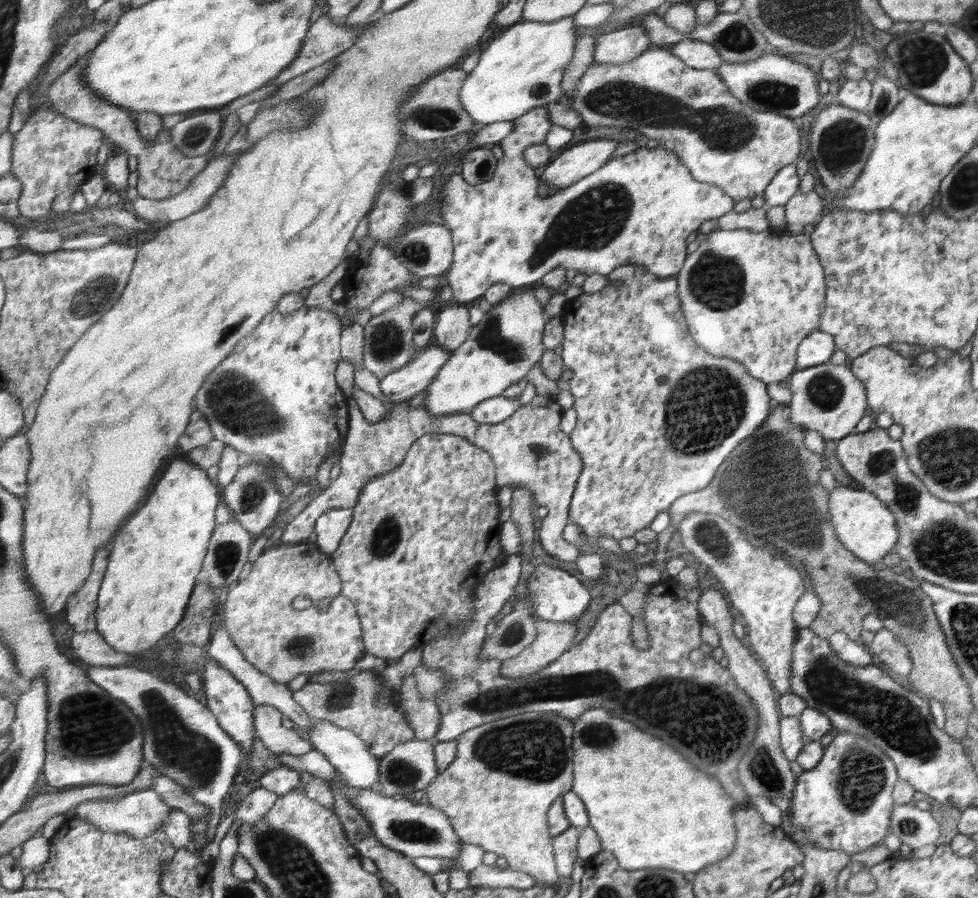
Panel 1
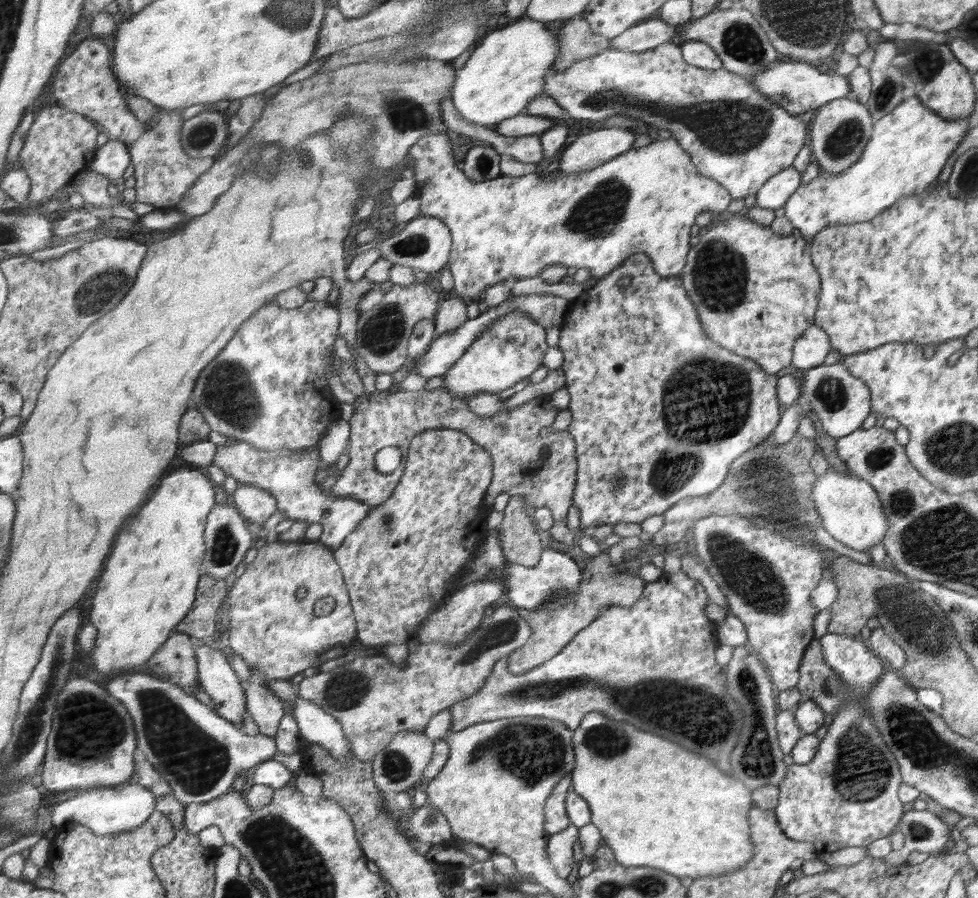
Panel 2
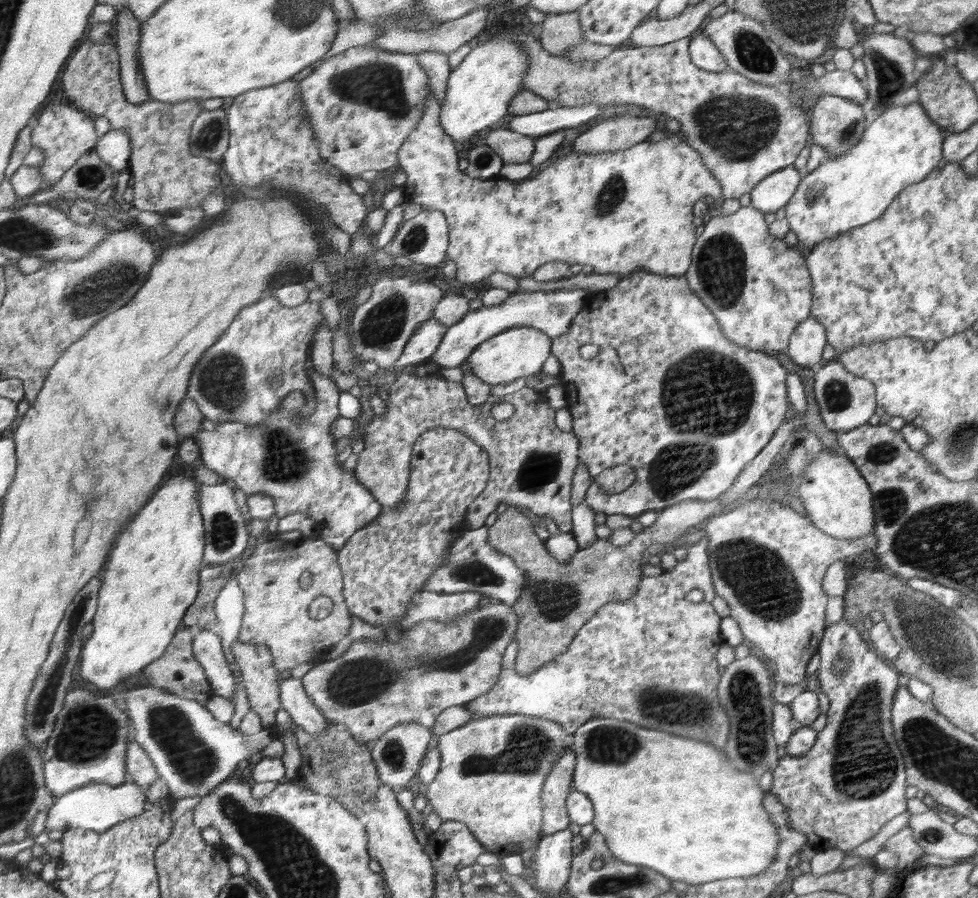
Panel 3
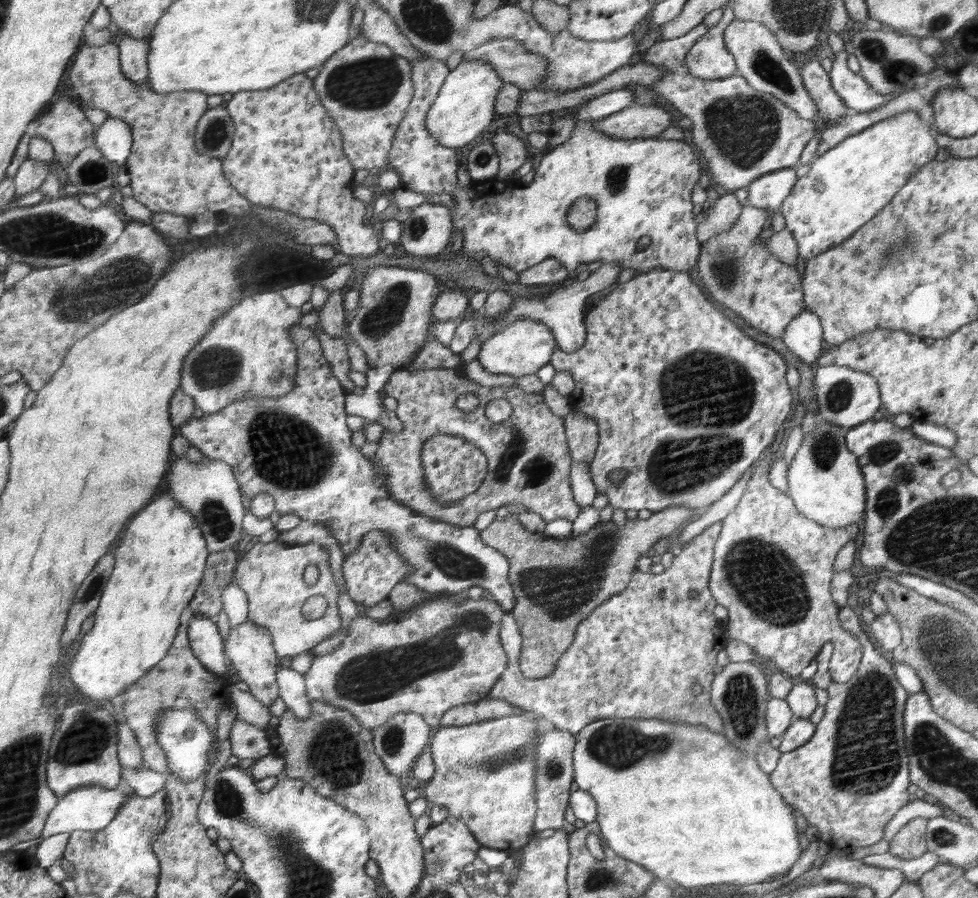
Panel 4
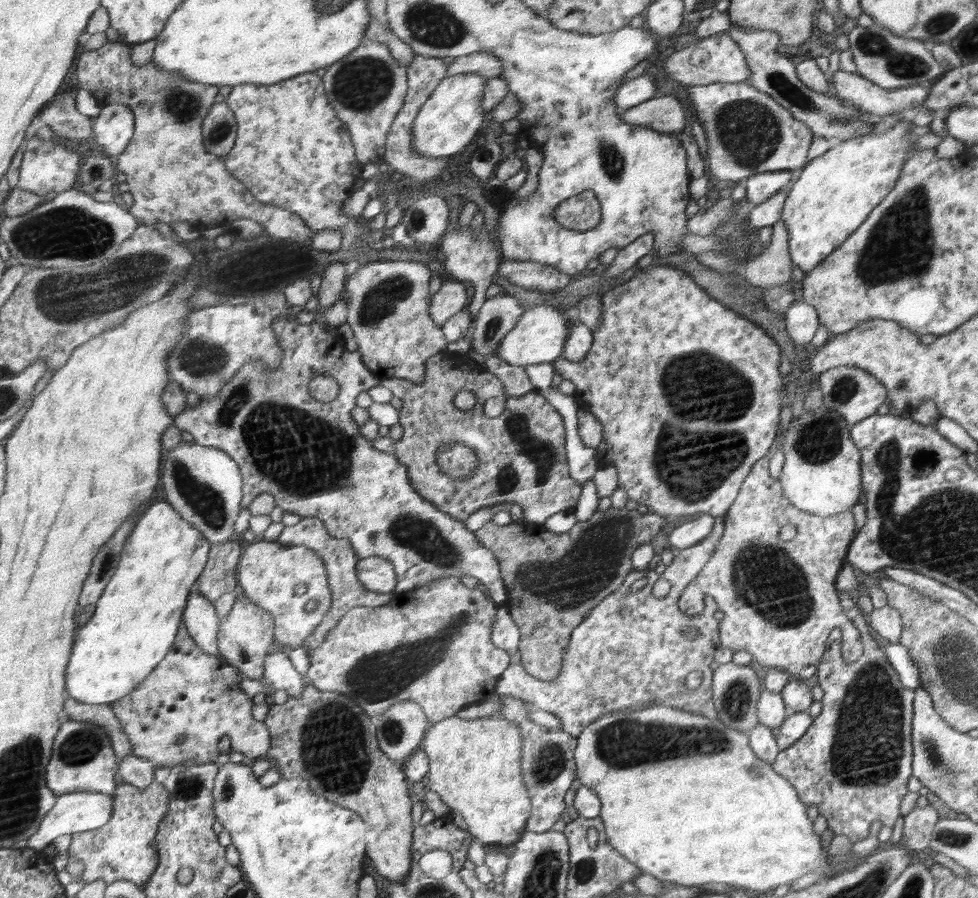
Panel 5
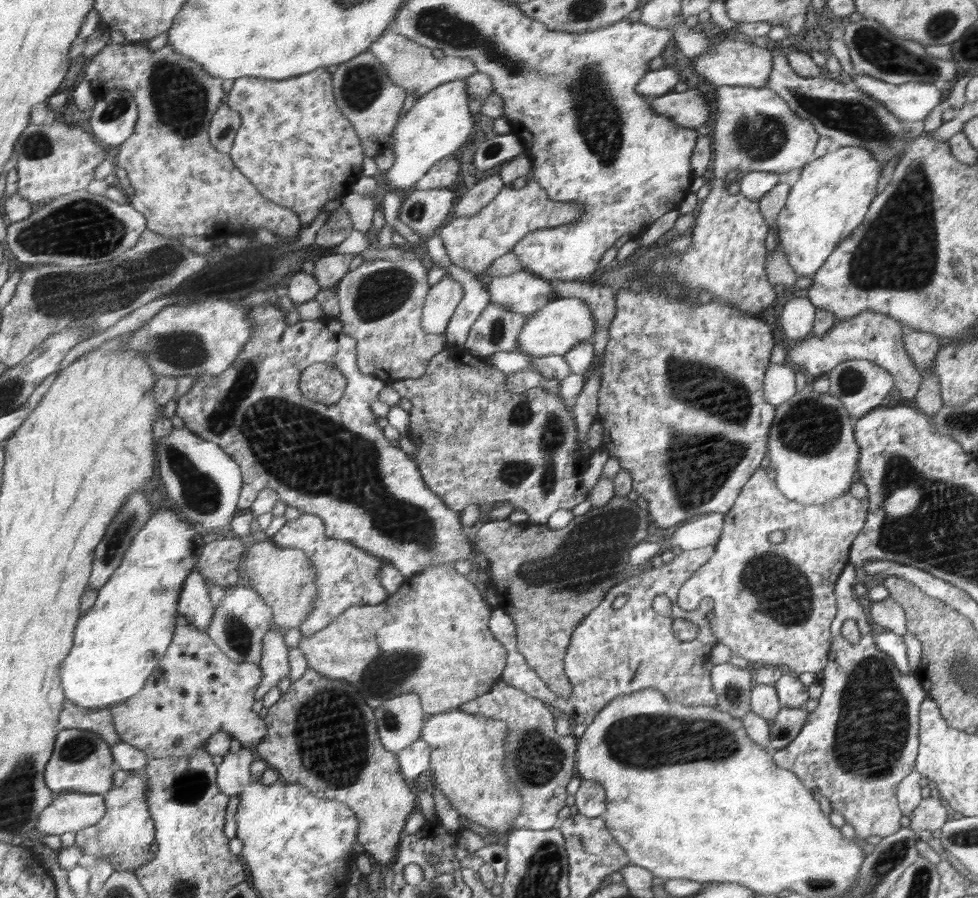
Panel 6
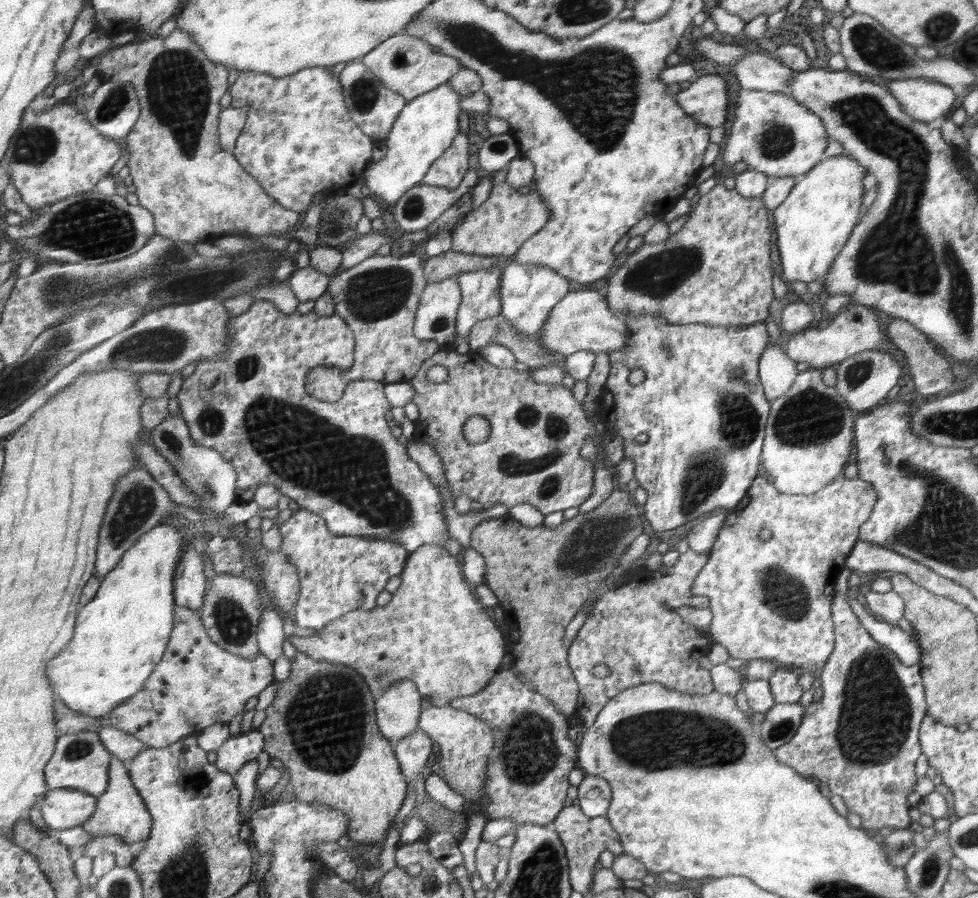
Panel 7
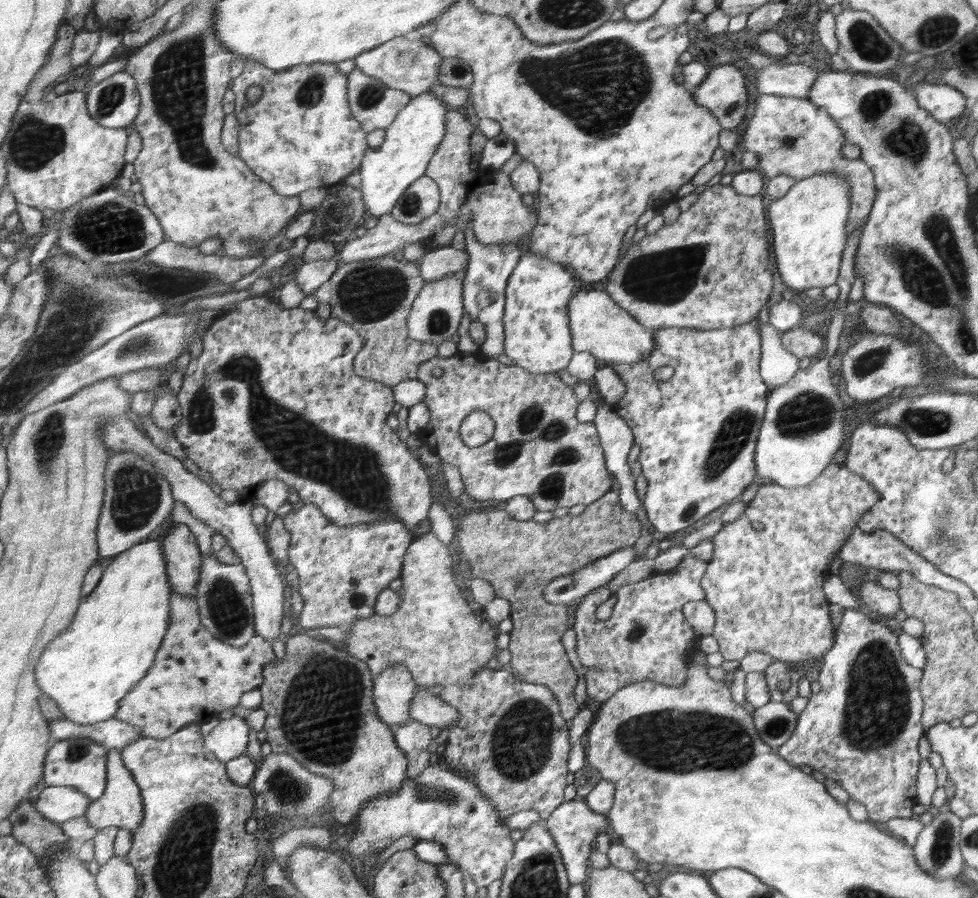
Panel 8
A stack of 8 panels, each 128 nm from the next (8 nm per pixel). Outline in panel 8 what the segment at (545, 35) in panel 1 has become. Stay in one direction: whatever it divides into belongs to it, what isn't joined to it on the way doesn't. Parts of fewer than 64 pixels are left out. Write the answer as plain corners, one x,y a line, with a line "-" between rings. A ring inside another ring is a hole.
432,94
416,96
385,129
386,137
378,150
368,151
360,167
361,191
368,216
390,213
408,188
426,174
431,158
442,144
447,132
446,106

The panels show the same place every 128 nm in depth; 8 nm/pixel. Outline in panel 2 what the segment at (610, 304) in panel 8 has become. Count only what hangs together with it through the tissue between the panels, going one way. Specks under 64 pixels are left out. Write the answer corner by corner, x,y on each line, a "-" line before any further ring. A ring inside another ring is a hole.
511,312
495,320
474,345
464,352
462,358
443,376
442,388
464,399
483,392
498,393
514,386
543,366
546,350
544,327
532,321
522,312

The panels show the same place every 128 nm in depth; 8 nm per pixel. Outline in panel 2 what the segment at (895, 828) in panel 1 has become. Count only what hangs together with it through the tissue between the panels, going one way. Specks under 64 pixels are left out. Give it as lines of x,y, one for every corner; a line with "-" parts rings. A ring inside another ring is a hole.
910,808
898,824
897,830
902,833
905,844
902,849
891,851
883,859
889,865
906,864
908,856
913,851
940,854
953,844
947,826
936,814
932,814
928,810

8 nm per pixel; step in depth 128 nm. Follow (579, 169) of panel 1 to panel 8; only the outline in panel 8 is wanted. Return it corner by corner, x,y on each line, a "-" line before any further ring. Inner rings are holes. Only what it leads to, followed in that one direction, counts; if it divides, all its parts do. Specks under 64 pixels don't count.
721,64
710,69
695,88
696,103
706,106
724,128
736,128
746,116
746,78
735,65

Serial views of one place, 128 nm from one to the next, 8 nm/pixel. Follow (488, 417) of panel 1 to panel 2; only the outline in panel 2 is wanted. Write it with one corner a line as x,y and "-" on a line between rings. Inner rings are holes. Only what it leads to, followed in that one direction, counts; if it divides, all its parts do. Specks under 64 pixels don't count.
561,368
548,372
548,376
540,383
530,383
520,392
503,401
497,393
483,392
467,399
469,409
477,416
486,418
496,416
503,408
516,408
540,395
551,395
556,390
565,388
564,372

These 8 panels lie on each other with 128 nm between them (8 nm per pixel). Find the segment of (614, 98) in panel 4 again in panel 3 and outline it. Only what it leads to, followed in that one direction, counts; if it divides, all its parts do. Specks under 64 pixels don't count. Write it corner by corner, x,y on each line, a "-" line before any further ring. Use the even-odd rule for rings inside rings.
596,103
582,106
562,106
534,114
513,117
508,128
527,137
541,137
557,130
574,129
592,118
604,114
604,108

